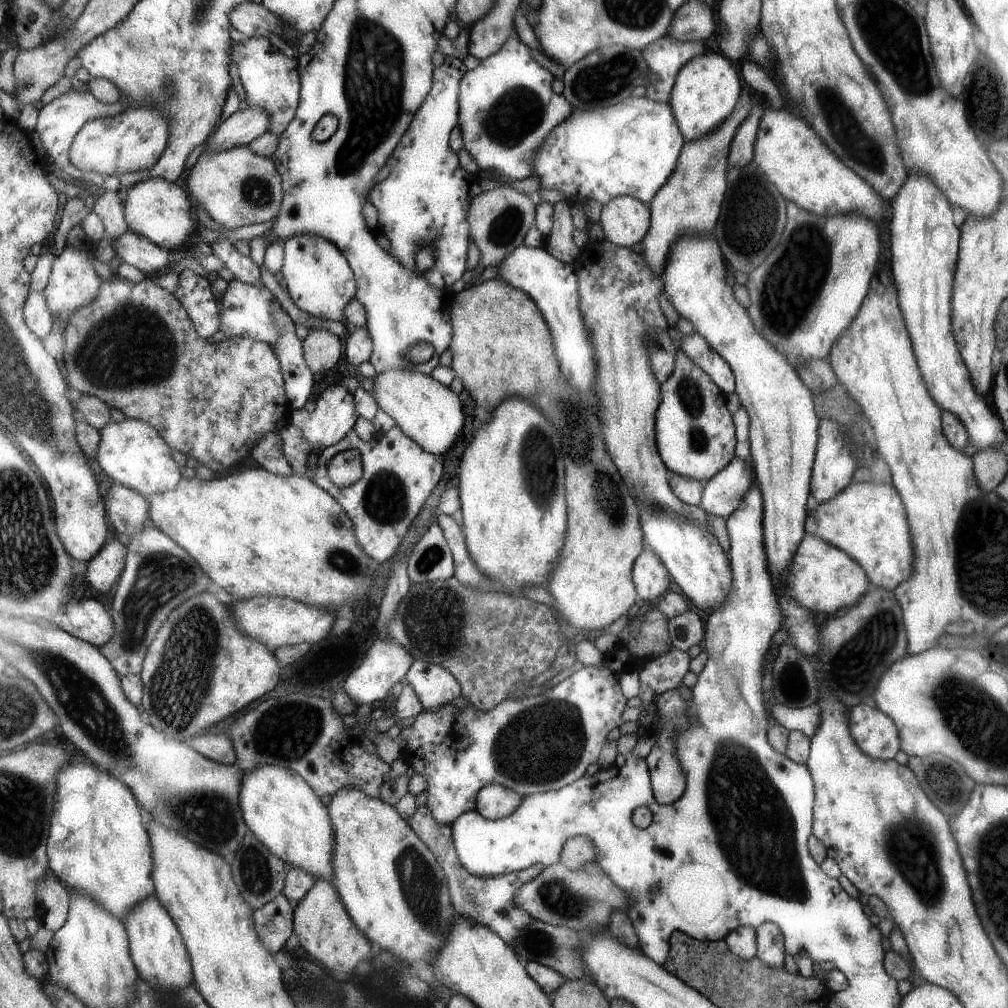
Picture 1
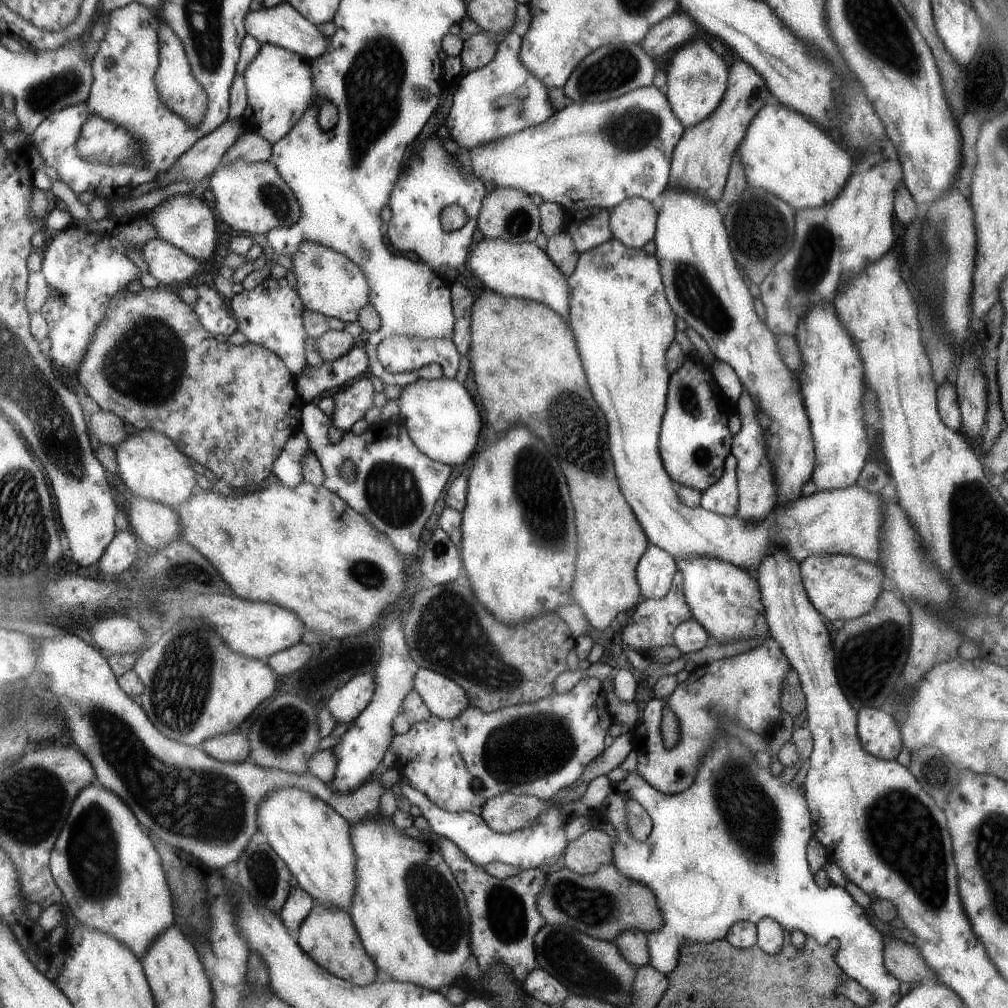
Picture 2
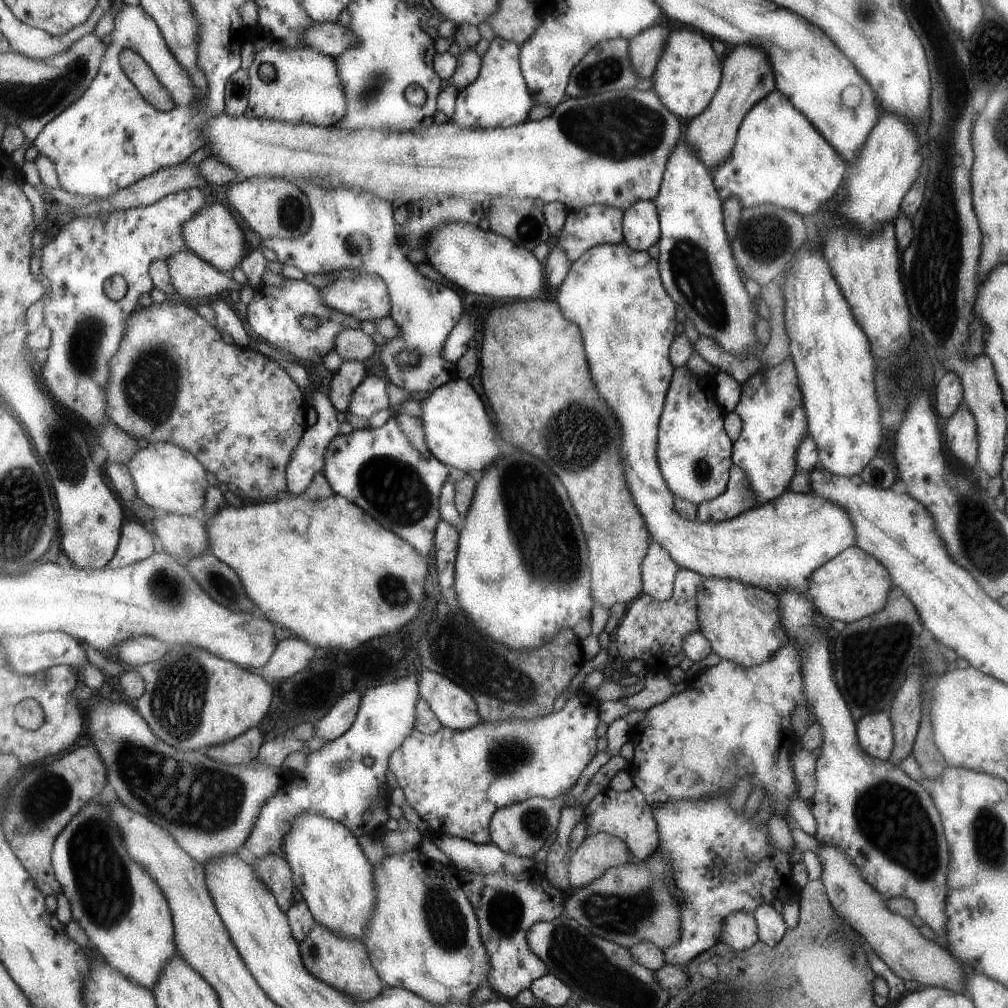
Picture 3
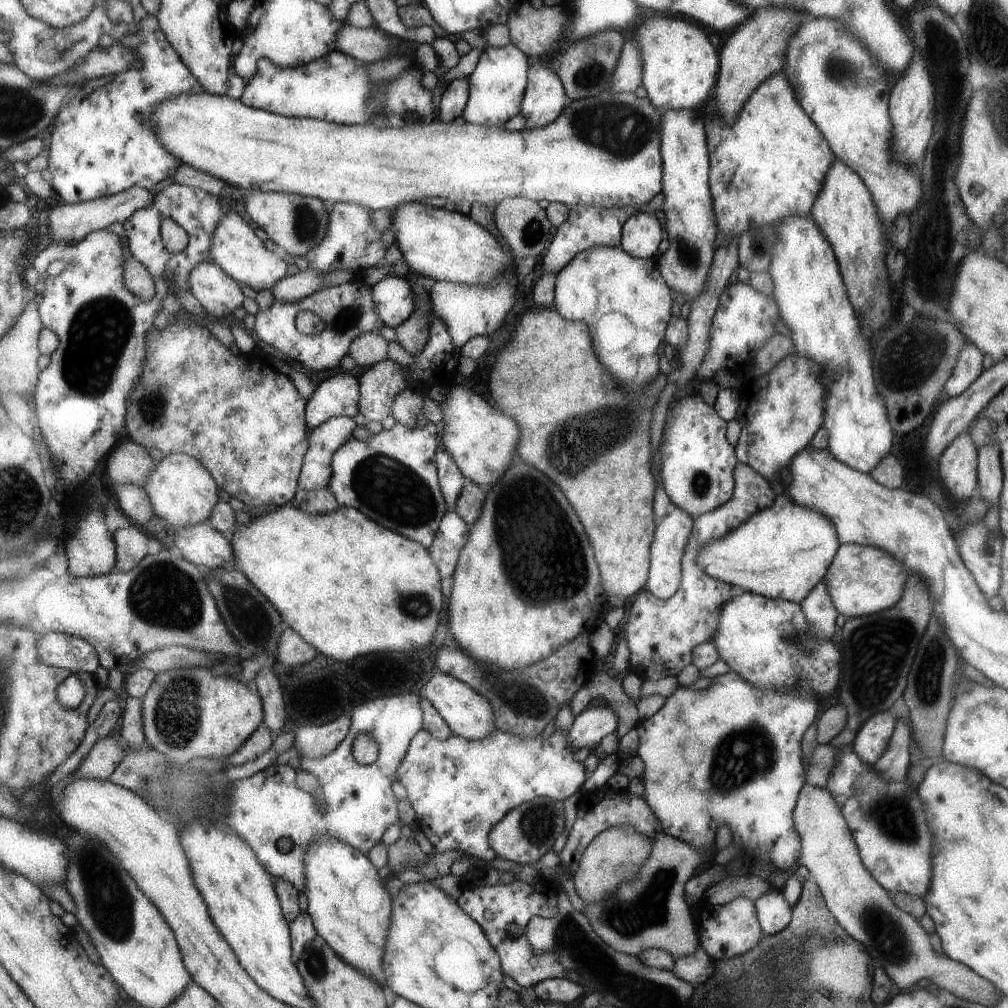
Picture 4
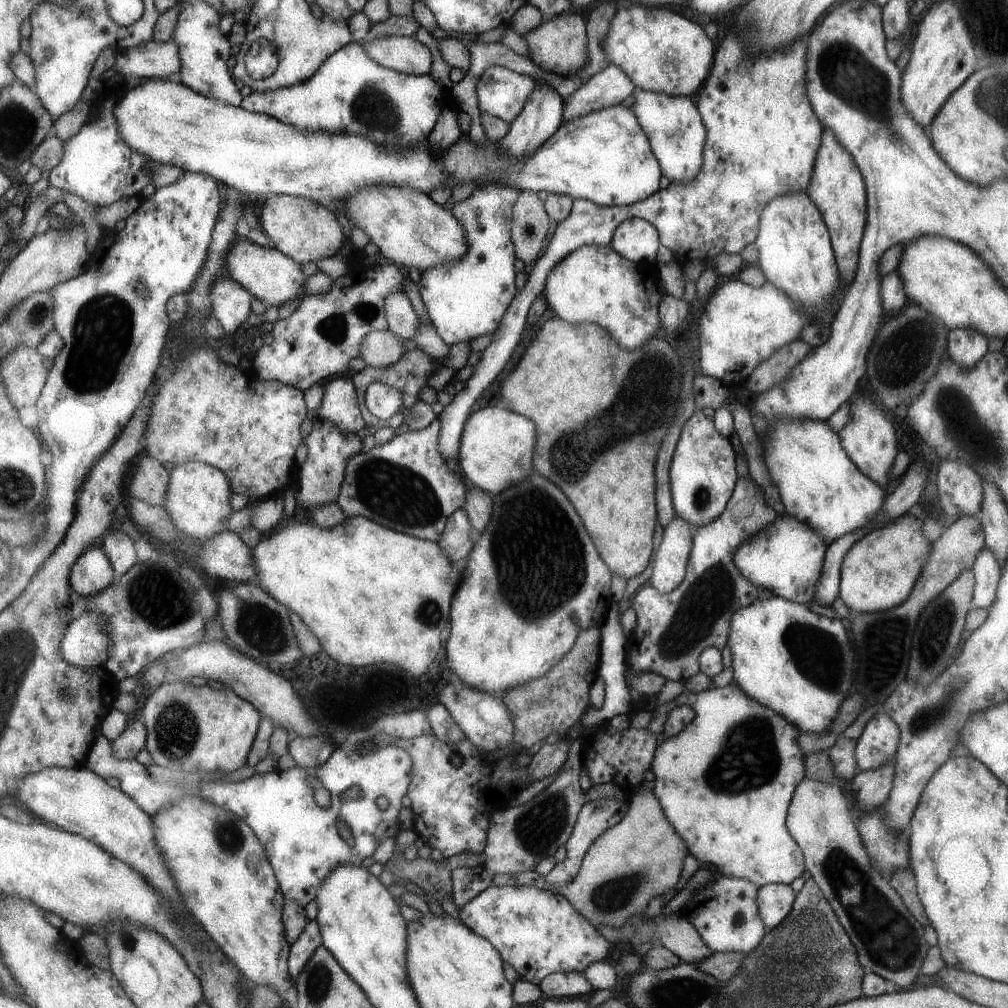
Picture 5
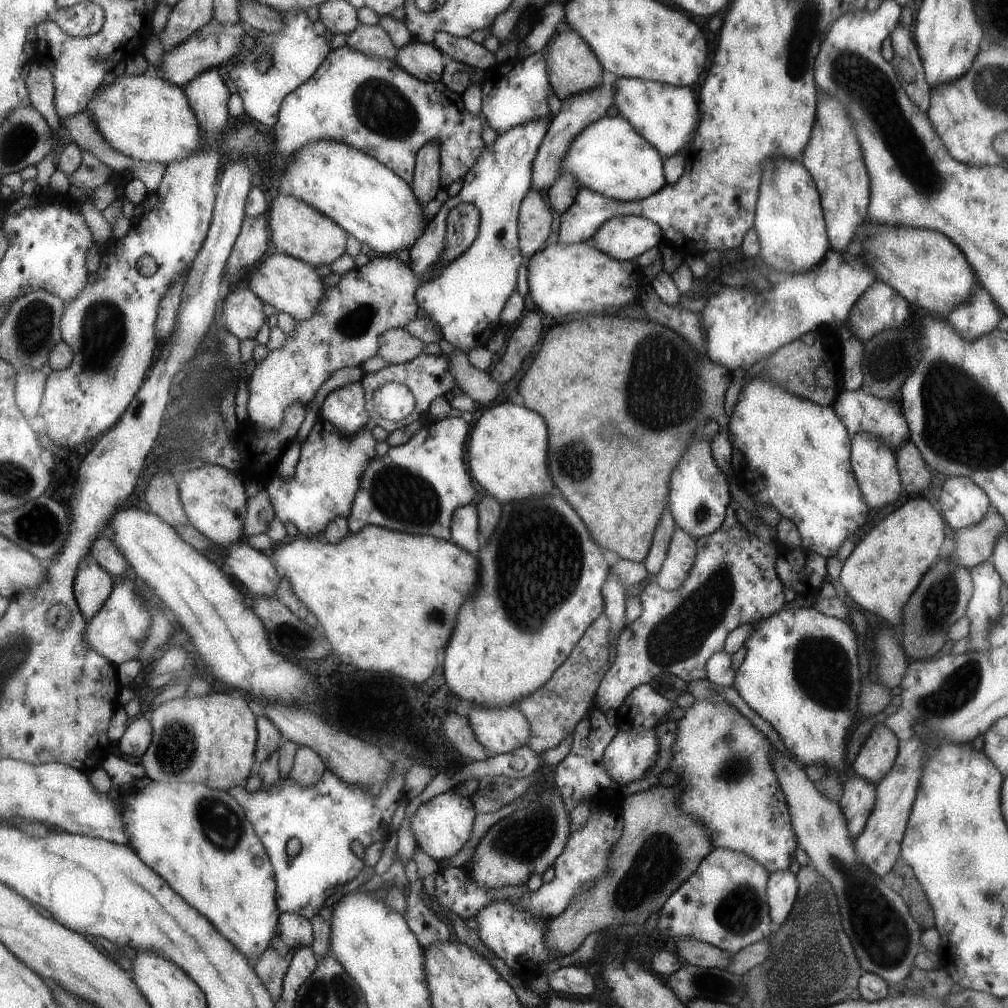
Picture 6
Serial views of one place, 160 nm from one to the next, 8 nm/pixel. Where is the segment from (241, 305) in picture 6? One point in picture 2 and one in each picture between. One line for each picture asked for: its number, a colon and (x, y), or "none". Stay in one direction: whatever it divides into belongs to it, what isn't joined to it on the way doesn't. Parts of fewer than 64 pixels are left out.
2: (169, 264)
3: (193, 277)
4: (222, 296)
5: (233, 303)

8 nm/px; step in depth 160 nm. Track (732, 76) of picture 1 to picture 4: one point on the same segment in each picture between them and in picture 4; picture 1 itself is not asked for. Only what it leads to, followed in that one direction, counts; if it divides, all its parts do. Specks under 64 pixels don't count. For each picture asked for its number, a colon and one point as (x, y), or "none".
2: (696, 77)
3: (686, 76)
4: (678, 65)

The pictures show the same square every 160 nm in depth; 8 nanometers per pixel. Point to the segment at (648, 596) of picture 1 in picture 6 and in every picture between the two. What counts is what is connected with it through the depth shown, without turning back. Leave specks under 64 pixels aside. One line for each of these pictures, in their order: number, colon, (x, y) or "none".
2: (656, 569)
3: (658, 569)
4: (673, 533)
5: (672, 556)
6: (682, 549)

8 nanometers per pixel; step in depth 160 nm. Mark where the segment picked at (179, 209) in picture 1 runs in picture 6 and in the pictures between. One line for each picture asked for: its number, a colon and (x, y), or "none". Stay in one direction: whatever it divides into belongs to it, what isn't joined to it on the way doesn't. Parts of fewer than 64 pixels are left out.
2: (189, 223)
3: (214, 234)
4: (237, 249)
5: (270, 275)
6: (291, 285)

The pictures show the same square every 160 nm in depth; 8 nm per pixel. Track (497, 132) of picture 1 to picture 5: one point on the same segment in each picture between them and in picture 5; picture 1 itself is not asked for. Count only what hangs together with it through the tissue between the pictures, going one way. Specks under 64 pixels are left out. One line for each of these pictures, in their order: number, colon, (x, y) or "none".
2: (503, 97)
3: (500, 97)
4: (498, 86)
5: (502, 92)

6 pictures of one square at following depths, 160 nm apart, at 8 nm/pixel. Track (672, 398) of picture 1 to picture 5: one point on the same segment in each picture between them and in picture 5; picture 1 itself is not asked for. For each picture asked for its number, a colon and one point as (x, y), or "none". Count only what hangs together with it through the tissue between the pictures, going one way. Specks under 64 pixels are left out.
2: (694, 441)
3: (694, 453)
4: (696, 460)
5: (701, 474)

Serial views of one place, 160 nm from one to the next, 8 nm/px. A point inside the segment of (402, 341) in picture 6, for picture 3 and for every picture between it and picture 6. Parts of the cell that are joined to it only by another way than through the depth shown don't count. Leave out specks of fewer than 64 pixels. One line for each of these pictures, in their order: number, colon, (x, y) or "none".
3: (352, 344)
4: (368, 349)
5: (380, 348)

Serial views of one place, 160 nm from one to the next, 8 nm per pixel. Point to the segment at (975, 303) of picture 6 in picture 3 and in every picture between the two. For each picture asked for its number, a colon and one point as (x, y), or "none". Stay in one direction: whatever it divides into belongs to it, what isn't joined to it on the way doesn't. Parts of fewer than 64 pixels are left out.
3: (948, 393)
4: (968, 366)
5: (966, 347)

